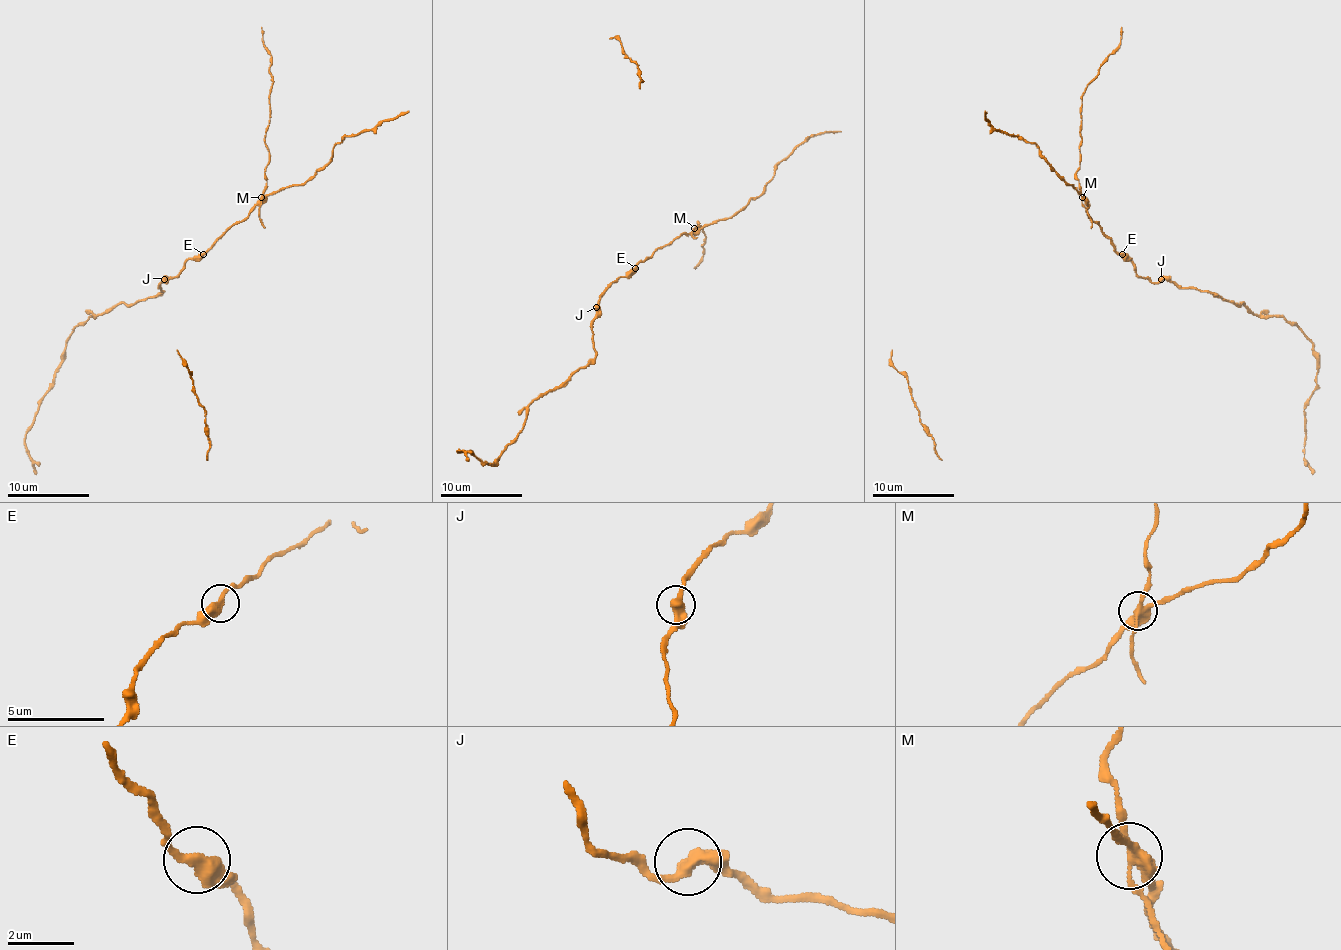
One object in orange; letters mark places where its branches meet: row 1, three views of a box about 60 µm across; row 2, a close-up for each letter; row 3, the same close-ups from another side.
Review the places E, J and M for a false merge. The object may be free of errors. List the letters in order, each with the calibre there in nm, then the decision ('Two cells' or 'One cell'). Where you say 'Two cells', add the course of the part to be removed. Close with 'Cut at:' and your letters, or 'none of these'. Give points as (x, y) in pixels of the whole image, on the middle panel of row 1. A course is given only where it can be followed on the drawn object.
E: Thickness 400 nm. One cell
J: Thickness 320 nm. One cell
M: Thickness 360 nm. Two cells. Course of the part to remove: (694, 228), (696, 223), (701, 226), (696, 228), (703, 228), (703, 258), (694, 268)
Cut at: M

